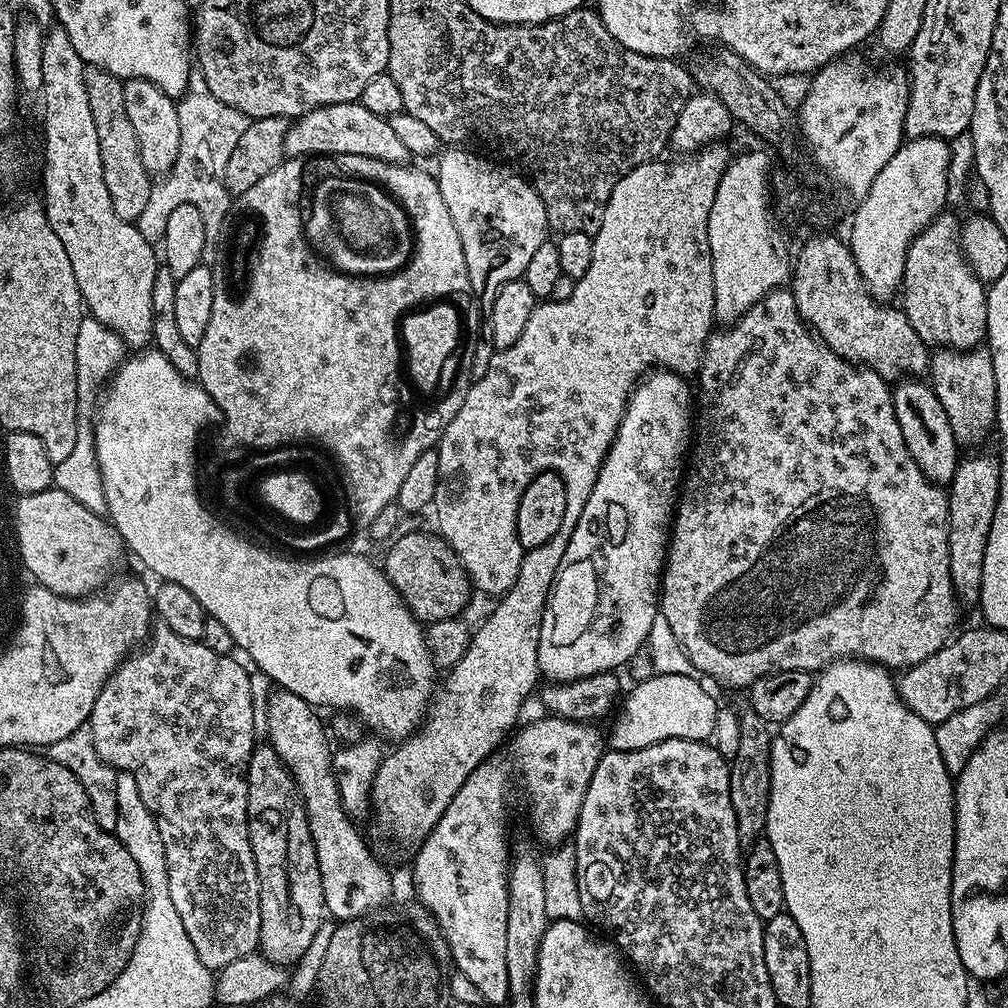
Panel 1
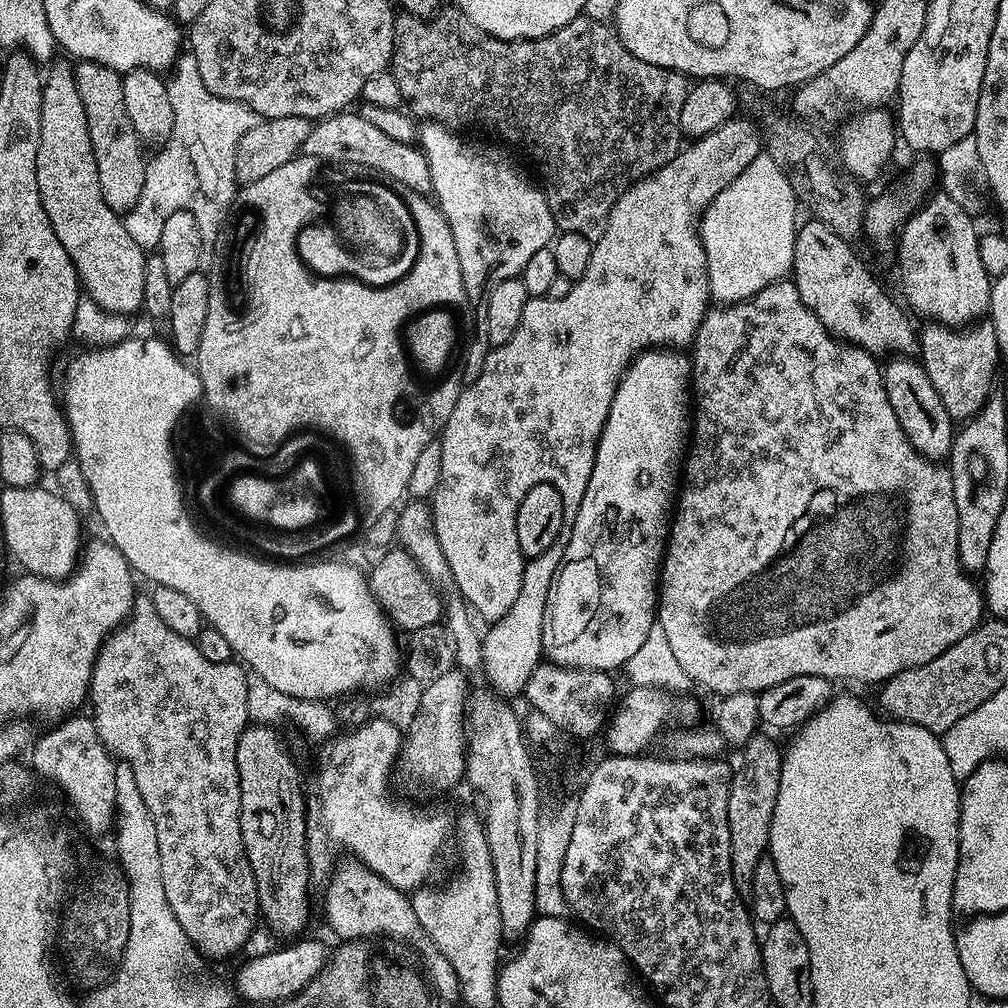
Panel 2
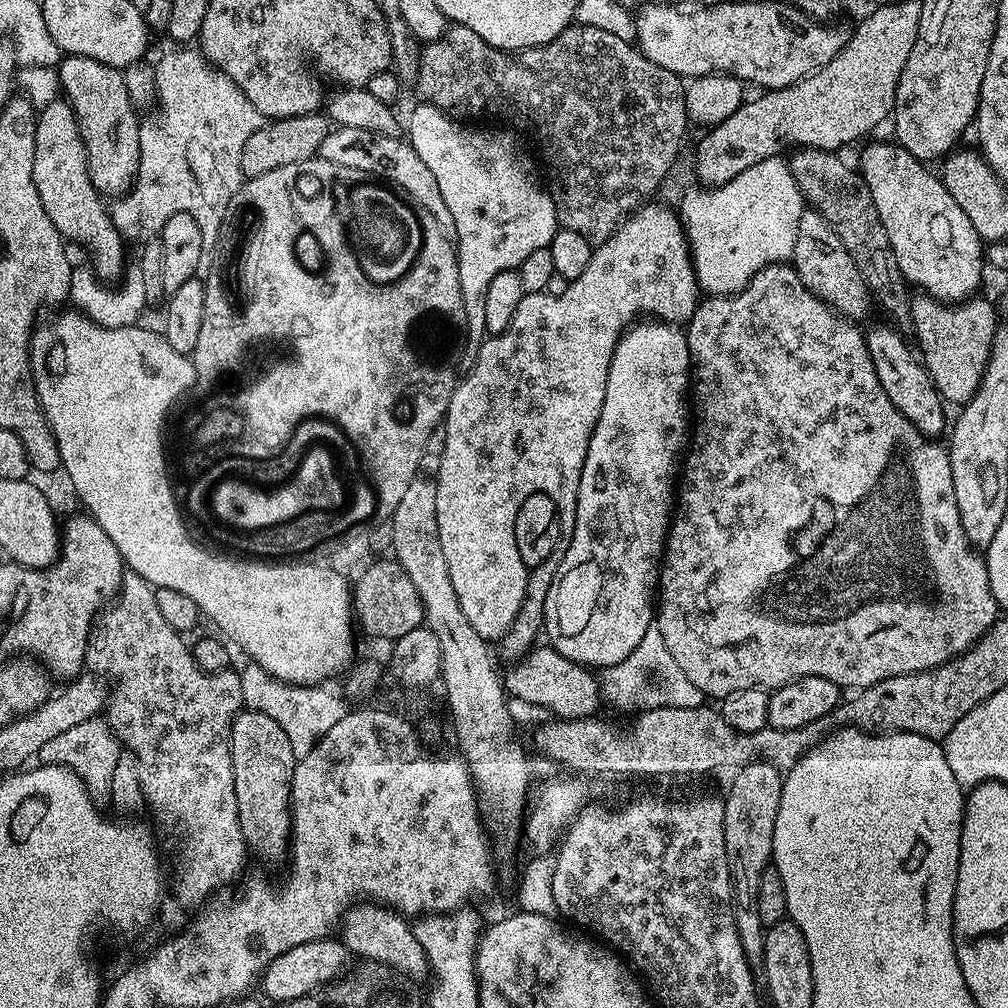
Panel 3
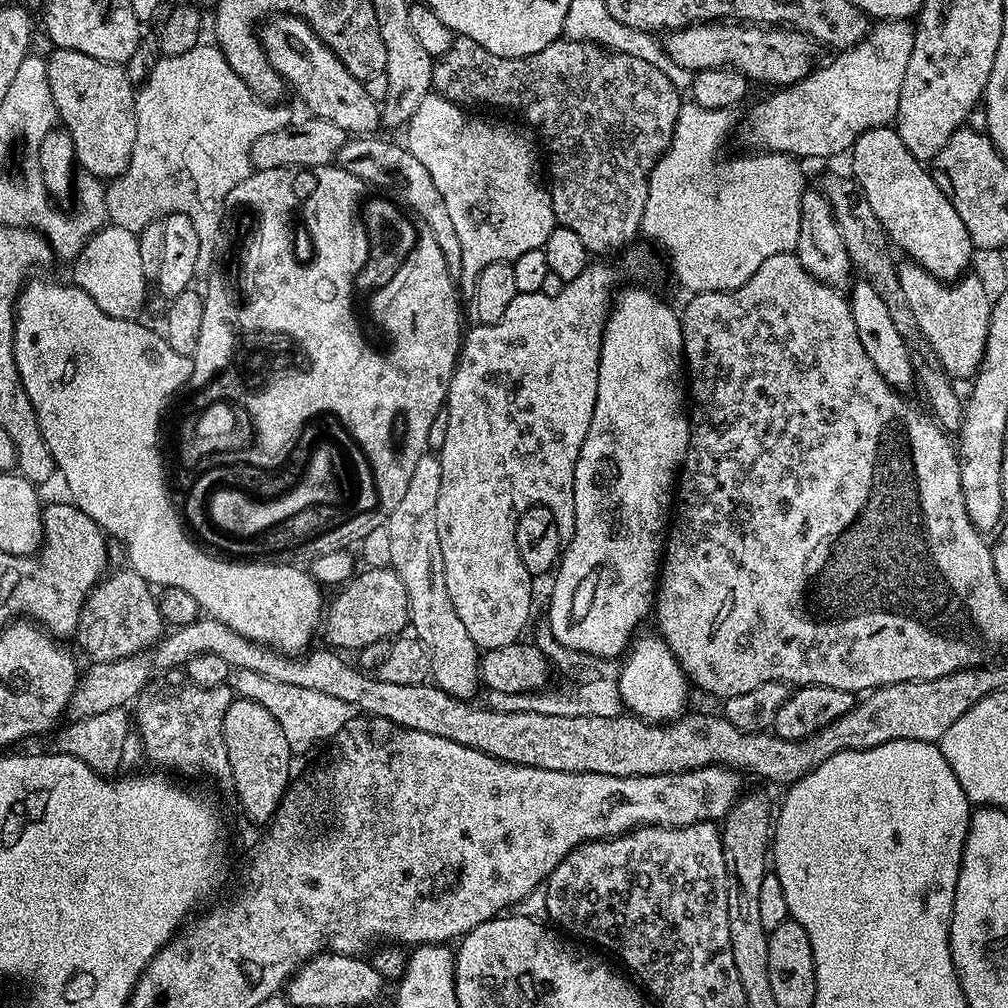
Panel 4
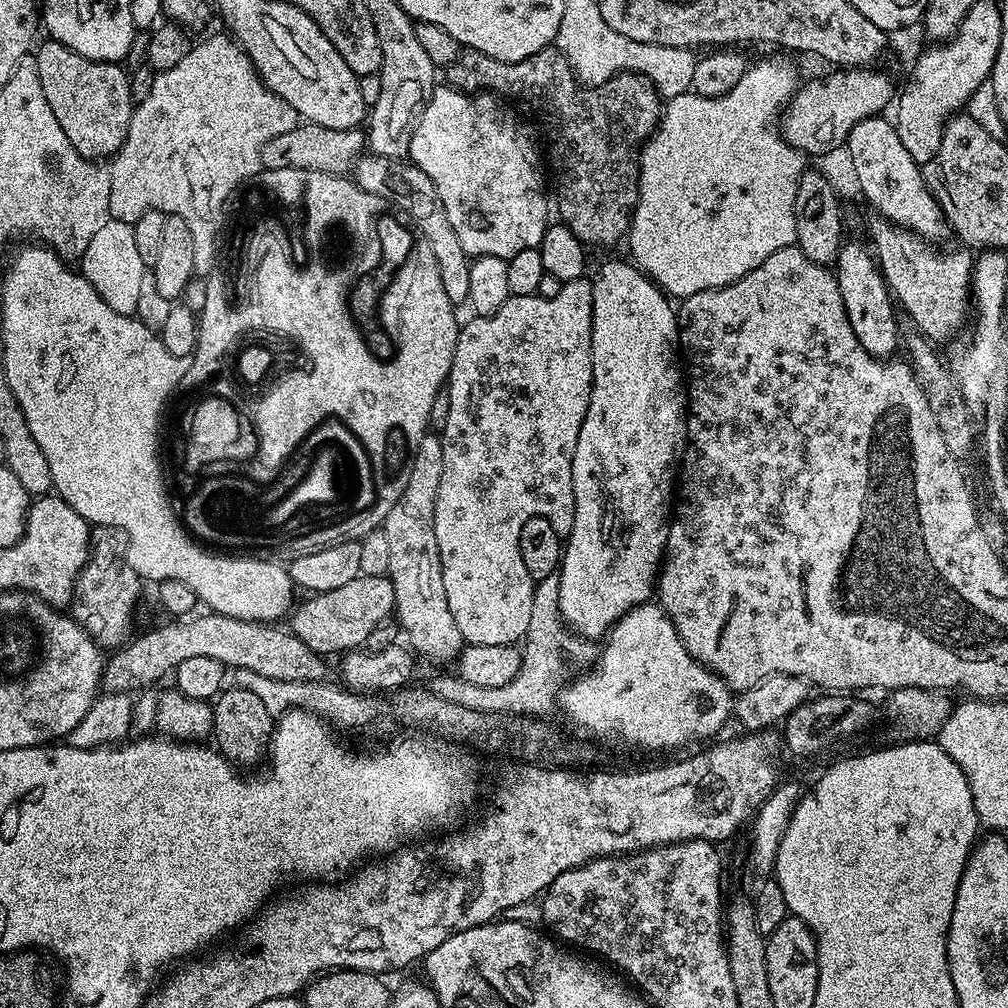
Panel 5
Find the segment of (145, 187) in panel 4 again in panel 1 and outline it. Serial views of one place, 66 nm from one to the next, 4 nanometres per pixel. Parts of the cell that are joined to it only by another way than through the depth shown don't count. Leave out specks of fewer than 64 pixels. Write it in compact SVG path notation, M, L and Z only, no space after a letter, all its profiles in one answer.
M193 78L188 81L188 91L179 97L176 109L178 110L178 122L182 126L182 142L178 150L178 158L170 171L163 173L153 183L150 198L146 202L142 214L134 223L147 240L160 242L164 239L166 218L170 218L174 206L182 206L183 204L198 206L198 210L202 213L202 222L206 222L206 246L202 246L200 262L211 266L215 262L215 256L220 253L220 241L230 211L230 193L224 185L226 162L230 162L230 154L234 154L234 146L238 146L238 138L242 138L242 134L250 121L246 114L226 106L226 102L218 102L218 98L214 98L210 94L203 78Z

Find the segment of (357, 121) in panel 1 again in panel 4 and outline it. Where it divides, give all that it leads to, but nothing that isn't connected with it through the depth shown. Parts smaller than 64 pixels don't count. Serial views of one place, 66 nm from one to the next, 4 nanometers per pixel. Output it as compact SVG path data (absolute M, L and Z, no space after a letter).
M360 134L345 139L335 163L354 174L354 178L397 192L420 215L419 223L434 233L450 274L453 278L459 277L462 270L462 241L454 231L454 221L446 210L446 202L442 202L442 194L438 194L438 186L434 186L434 178L430 178L426 166L422 166L422 162L418 162L418 158L410 154L403 143L391 144L388 140L375 140L376 138L372 134Z

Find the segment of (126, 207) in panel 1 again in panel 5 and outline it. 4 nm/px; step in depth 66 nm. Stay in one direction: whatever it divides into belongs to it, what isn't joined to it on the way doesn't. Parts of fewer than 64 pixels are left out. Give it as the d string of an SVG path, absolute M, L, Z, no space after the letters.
M48 38L45 41L45 44L41 43L34 52L38 82L42 82L42 94L46 94L46 102L50 102L50 110L54 110L54 118L58 118L58 126L62 126L62 134L70 138L70 146L74 146L74 150L78 150L78 154L82 154L86 159L97 162L107 161L115 156L122 146L130 126L134 105L130 94L129 73L119 63L91 60L62 46L57 40Z

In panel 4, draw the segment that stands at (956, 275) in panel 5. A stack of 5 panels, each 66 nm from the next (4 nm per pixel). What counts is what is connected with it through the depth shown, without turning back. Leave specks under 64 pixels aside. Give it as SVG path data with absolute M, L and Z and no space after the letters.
M911 262L901 263L897 272L898 282L902 282L902 291L906 293L914 318L922 334L926 334L926 342L930 342L938 362L942 362L953 380L971 381L984 360L990 330L994 300L991 295L988 297L987 286L973 274L965 274L955 282L945 282Z

